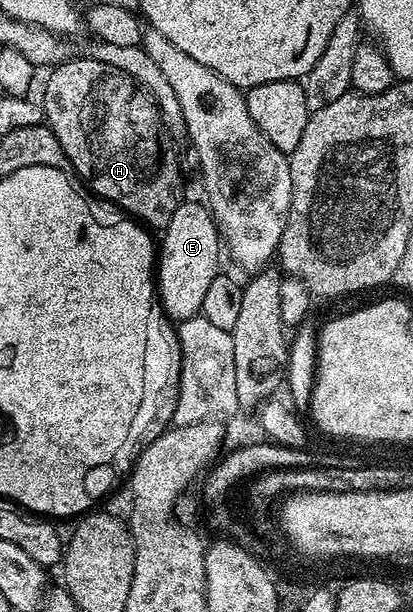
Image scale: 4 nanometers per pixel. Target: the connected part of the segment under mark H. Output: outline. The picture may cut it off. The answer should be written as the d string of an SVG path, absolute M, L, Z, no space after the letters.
M75 56L71 61L62 62L53 68L46 86L43 120L58 135L58 143L62 143L62 151L66 151L77 178L85 177L98 196L113 201L117 210L125 209L129 218L156 231L167 227L174 211L185 200L184 177L174 162L164 161L166 130L160 121L160 108L129 73L89 57Z

